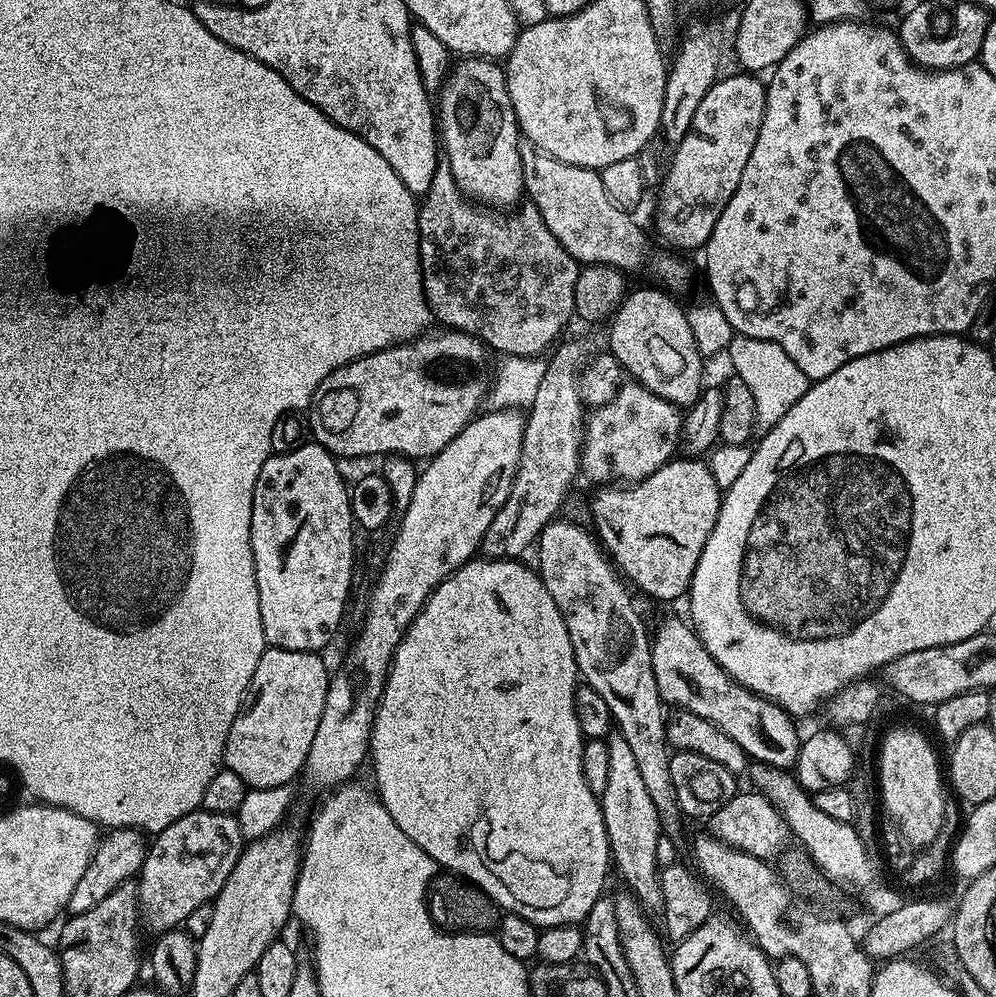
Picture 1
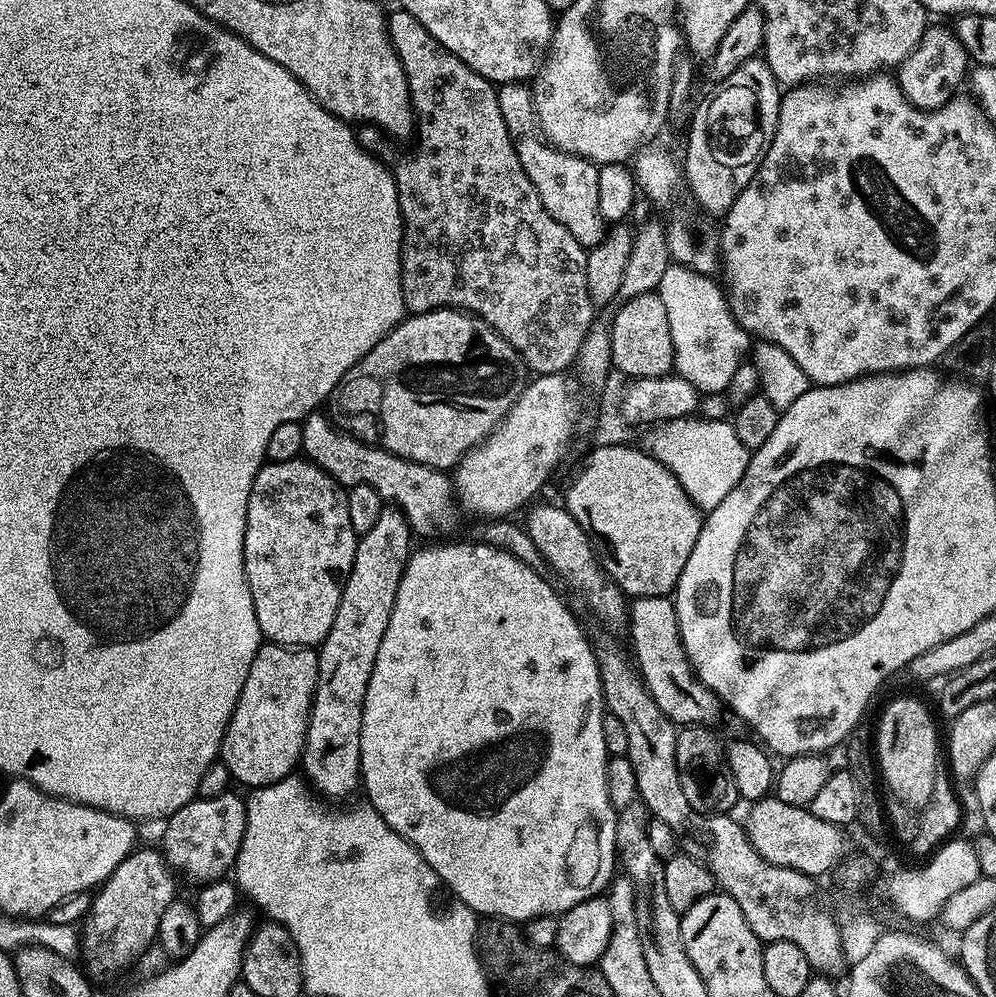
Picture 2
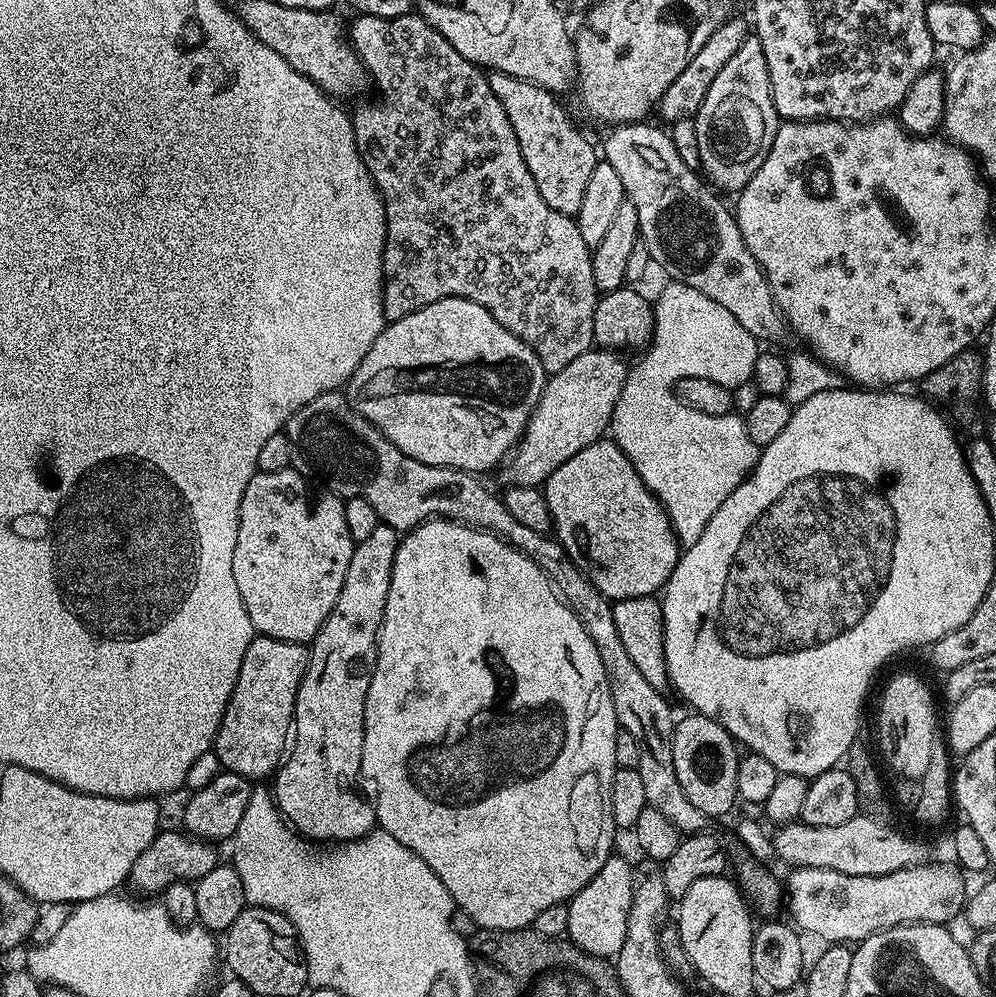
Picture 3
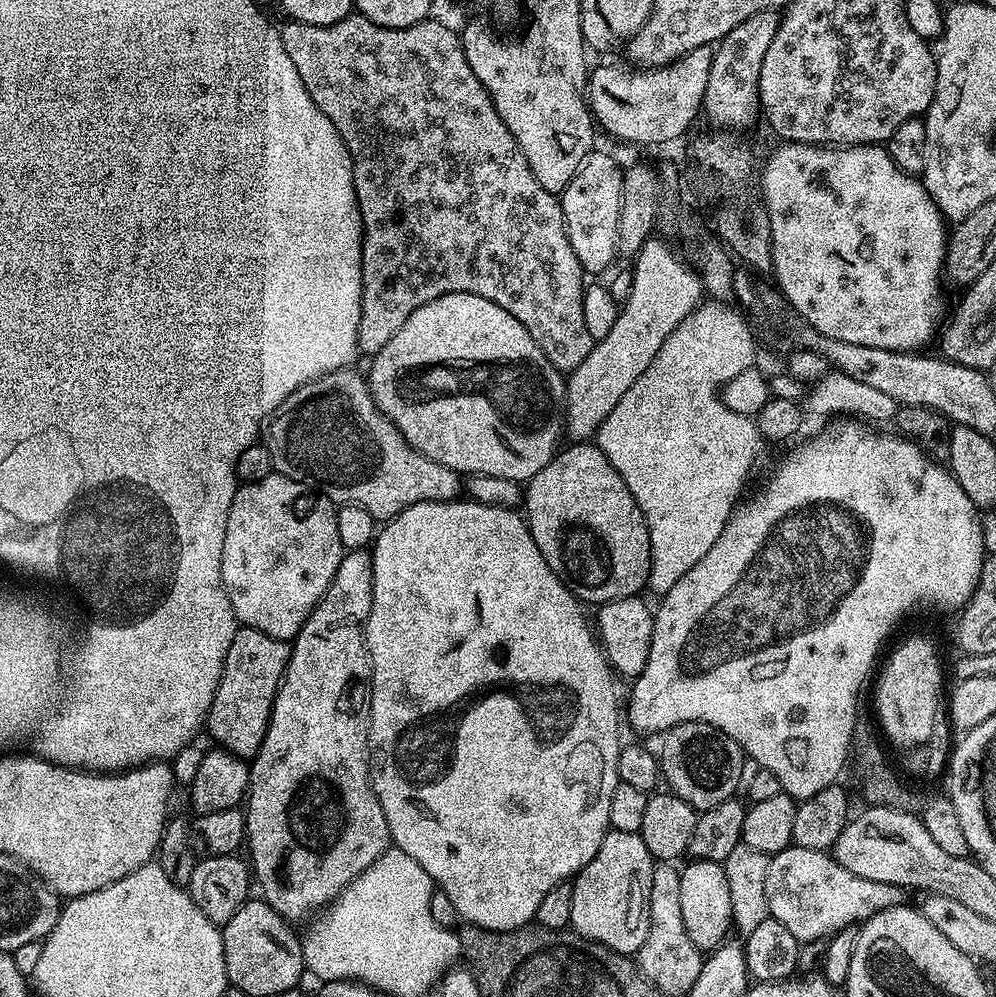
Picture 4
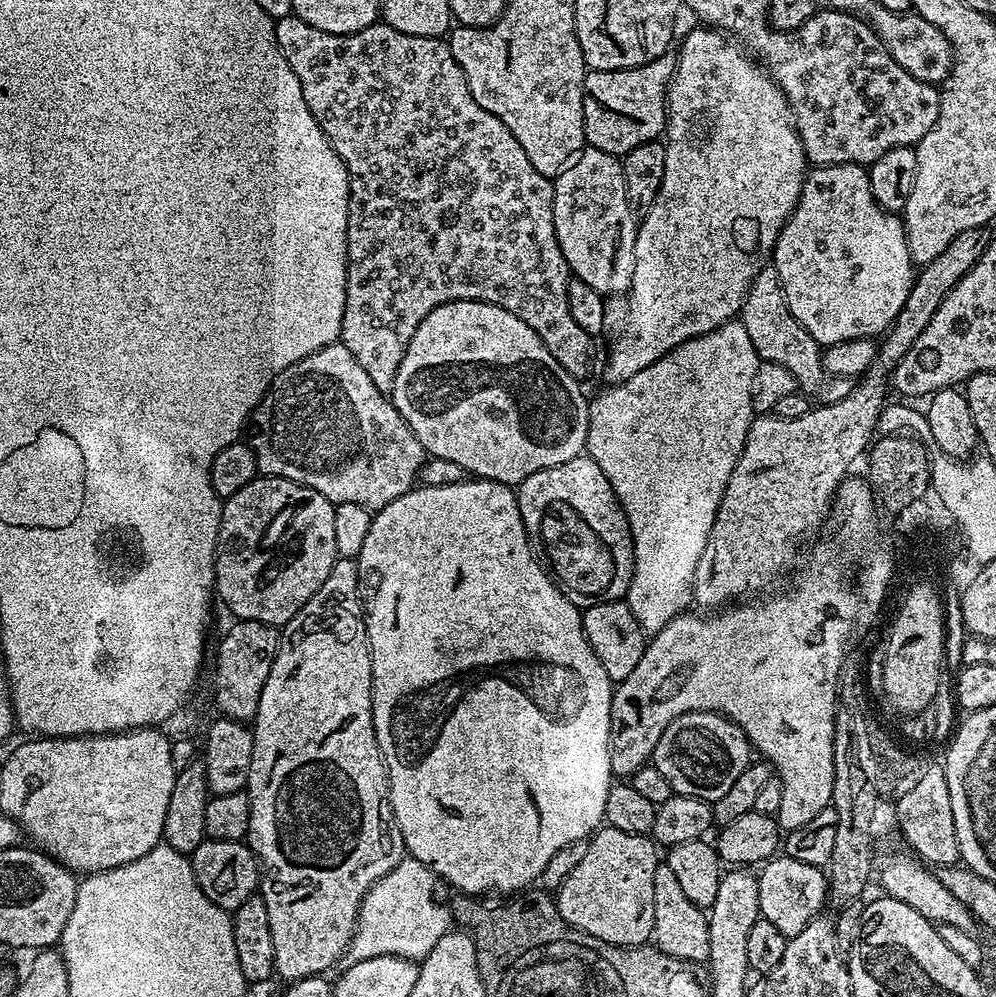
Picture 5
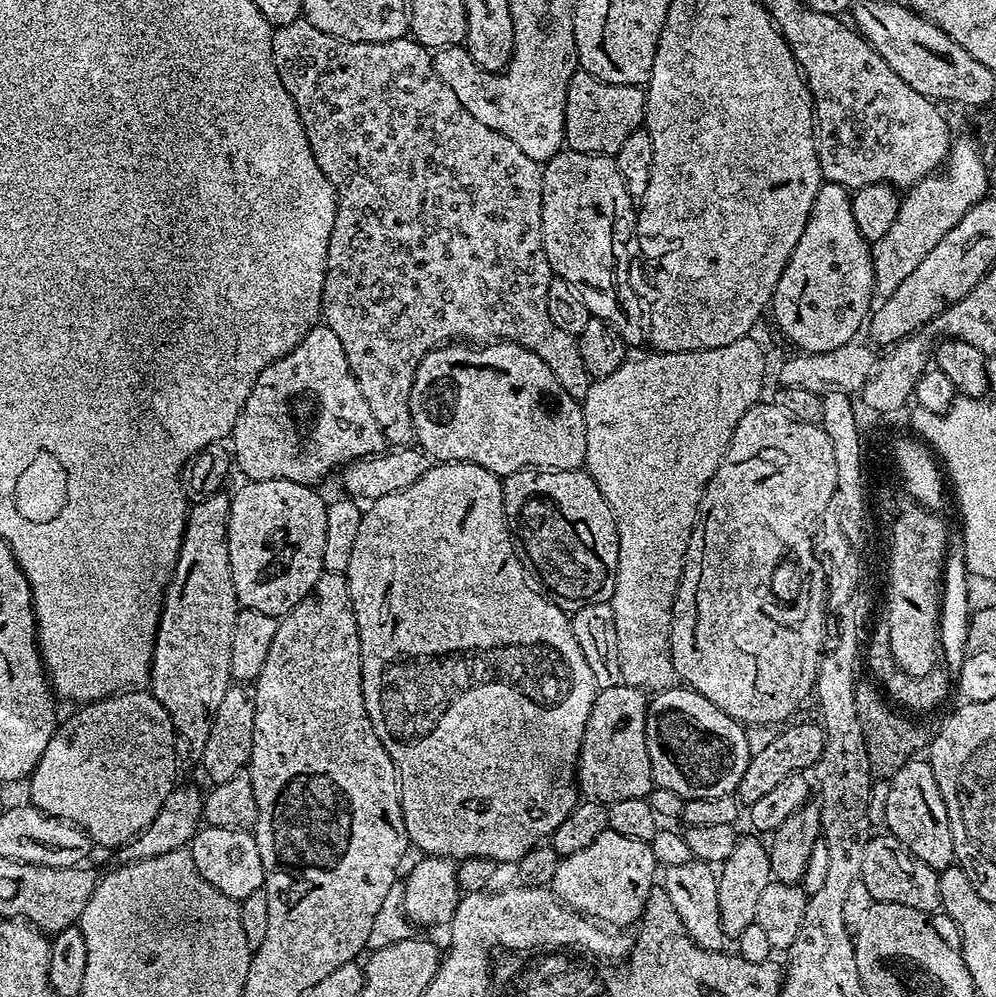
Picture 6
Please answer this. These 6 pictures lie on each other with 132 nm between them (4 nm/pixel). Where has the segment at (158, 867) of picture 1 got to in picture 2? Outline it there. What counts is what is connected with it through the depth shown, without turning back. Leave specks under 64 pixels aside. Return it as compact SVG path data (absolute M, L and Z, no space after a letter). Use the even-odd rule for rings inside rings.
M235 791L223 792L214 798L191 800L182 810L168 817L164 828L164 848L162 855L168 861L173 873L193 880L196 886L203 886L223 880L233 871L238 850L246 830L245 801L234 794Z

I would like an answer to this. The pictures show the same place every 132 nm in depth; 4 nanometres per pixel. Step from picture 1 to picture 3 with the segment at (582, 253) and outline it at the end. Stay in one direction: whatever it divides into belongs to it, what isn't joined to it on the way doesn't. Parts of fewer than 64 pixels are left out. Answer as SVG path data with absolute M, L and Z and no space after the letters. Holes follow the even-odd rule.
M489 71L487 78L490 90L494 90L498 102L502 102L502 110L506 110L506 118L510 118L510 126L514 126L522 158L526 158L526 167L530 169L530 174L534 174L538 194L542 194L542 199L546 206L550 206L550 210L575 217L576 211L582 206L590 174L594 174L594 166L598 163L597 145L595 148L576 129L567 110L556 101L559 99L545 88L539 88L531 80L519 80L505 72Z

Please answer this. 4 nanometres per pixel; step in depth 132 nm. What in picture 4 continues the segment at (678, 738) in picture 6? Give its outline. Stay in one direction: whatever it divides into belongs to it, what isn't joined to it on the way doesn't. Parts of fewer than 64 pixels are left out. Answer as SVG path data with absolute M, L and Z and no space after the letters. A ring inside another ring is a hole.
M682 722L663 733L661 740L664 741L661 742L660 748L658 747L658 759L663 779L666 781L667 787L686 802L690 802L690 806L695 808L697 813L710 810L737 795L736 787L739 784L741 787L746 776L746 771L744 772L746 757L743 750L726 734L722 734L714 726L702 722Z

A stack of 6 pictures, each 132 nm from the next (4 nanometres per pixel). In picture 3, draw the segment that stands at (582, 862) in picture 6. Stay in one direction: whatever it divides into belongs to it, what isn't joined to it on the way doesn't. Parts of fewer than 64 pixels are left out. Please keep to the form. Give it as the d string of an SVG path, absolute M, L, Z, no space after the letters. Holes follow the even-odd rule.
M609 856L602 870L598 870L598 874L594 874L594 878L590 878L590 882L586 882L586 886L582 886L582 890L567 901L570 914L567 939L577 944L583 952L605 958L616 957L622 950L622 942L626 942L633 887L633 865L621 856Z

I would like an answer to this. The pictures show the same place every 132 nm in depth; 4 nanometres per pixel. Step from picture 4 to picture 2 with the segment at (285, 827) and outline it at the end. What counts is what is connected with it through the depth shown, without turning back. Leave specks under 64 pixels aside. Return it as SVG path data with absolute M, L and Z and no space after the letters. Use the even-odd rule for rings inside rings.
M385 506L378 517L378 523L356 541L354 566L344 583L342 598L338 602L338 614L334 614L334 626L330 626L330 634L326 634L326 638L318 646L318 682L316 697L312 699L312 713L308 719L308 737L304 739L302 772L304 768L303 775L310 781L311 787L325 797L344 796L355 788L357 791L361 783L360 735L364 699L374 662L378 658L378 646L382 646L382 634L386 634L386 626L394 610L394 598L398 598L400 579L408 565L412 540L414 541L414 533L404 513L396 506Z

